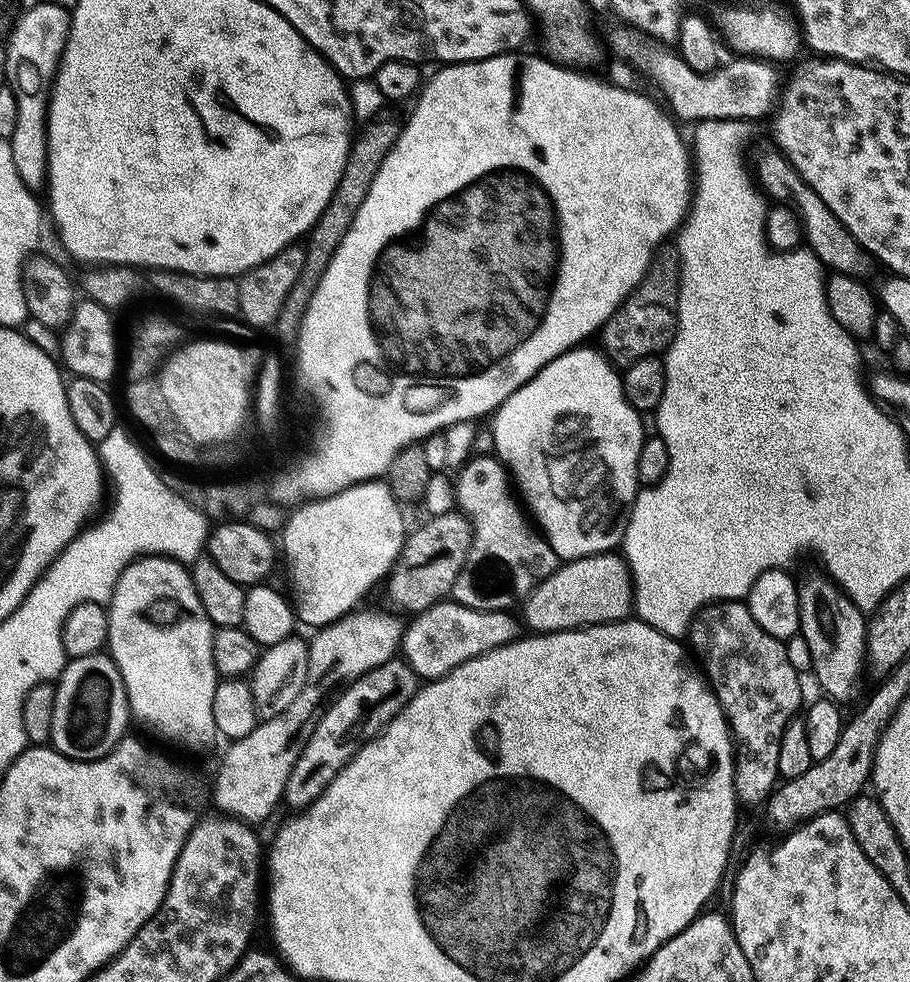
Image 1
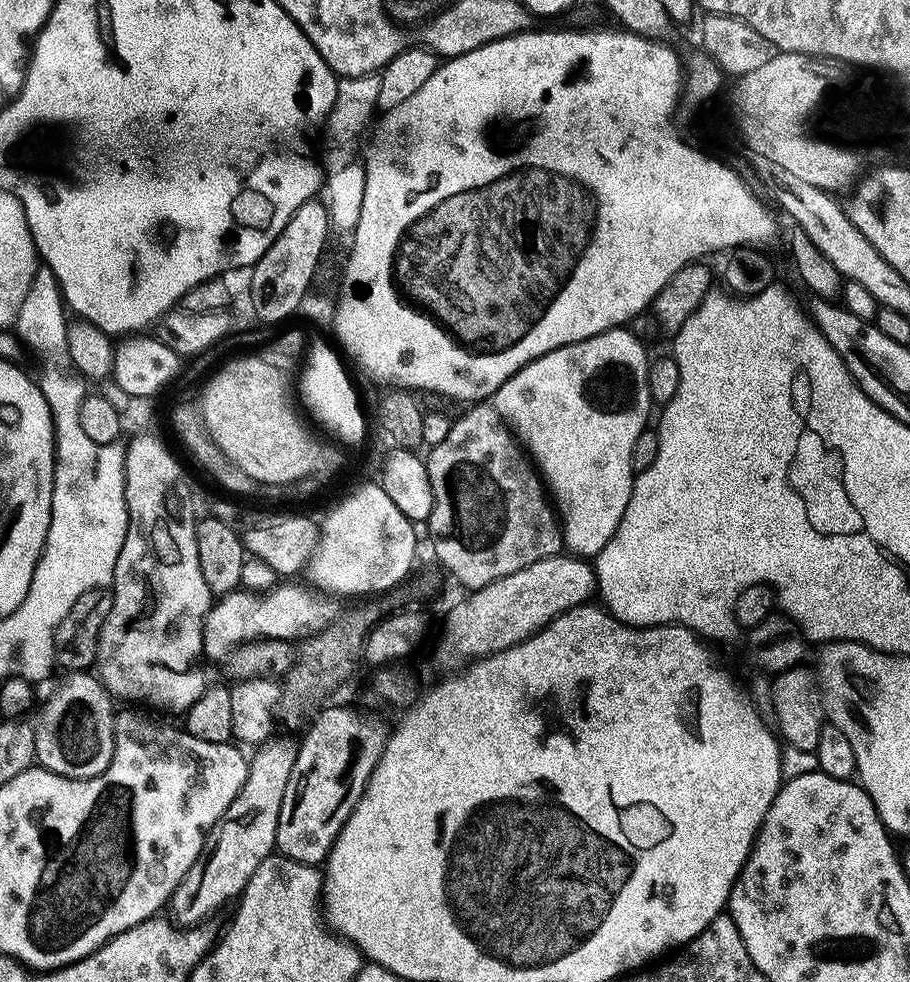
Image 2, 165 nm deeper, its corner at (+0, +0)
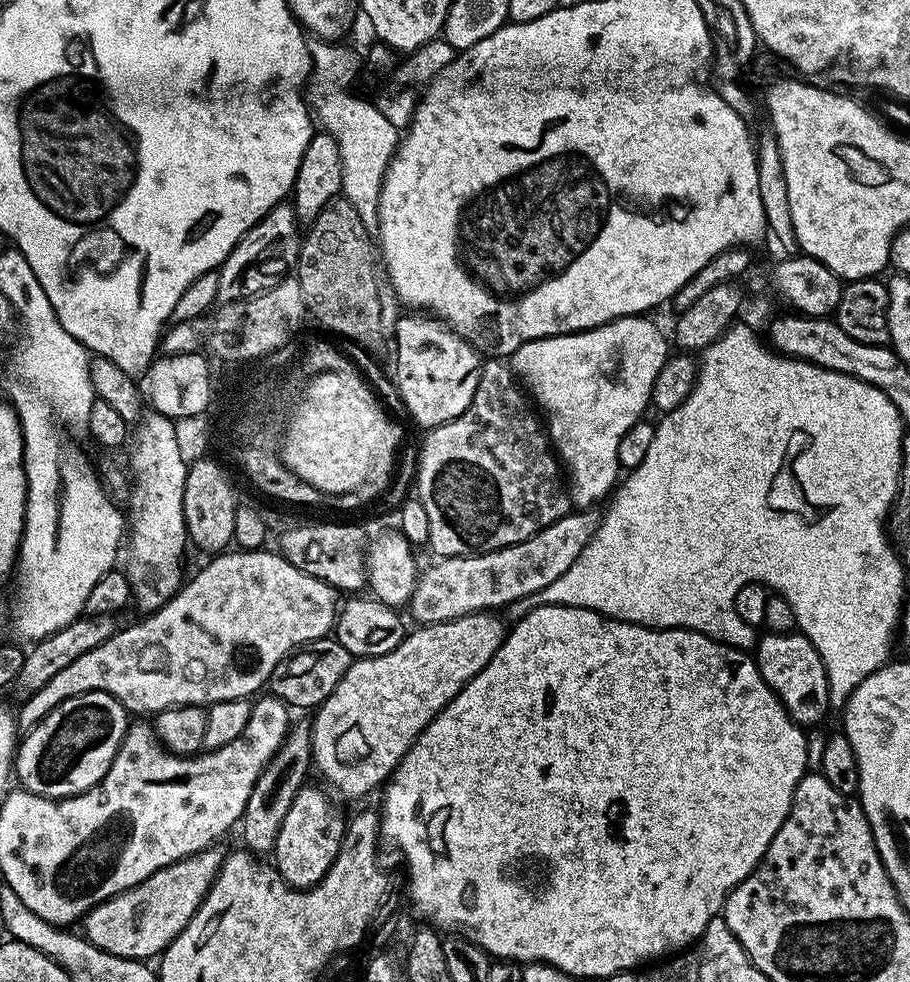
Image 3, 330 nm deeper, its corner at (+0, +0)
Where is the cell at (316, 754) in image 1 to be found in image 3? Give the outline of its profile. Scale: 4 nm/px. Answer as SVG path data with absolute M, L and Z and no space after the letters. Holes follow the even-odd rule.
M300 788L294 802L290 802L290 810L286 810L286 818L280 823L274 867L291 888L313 888L330 870L344 837L346 816L332 805L331 798L323 792L325 789L320 788Z

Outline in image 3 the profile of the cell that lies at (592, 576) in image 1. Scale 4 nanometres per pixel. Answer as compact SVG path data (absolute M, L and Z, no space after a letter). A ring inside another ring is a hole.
M485 610L482 612L471 612L462 618L454 618L441 624L425 624L417 627L415 629L417 632L409 631L405 635L404 641L398 646L394 646L394 650L390 650L390 654L353 659L350 670L346 670L342 682L338 682L338 686L334 686L330 698L326 698L321 702L320 707L315 709L313 716L316 717L311 717L310 720L312 726L312 763L315 771L316 769L320 771L321 778L325 780L323 783L325 785L333 784L344 796L364 796L371 788L377 787L376 789L379 789L391 776L392 771L398 767L402 757L407 754L412 743L418 738L418 734L422 734L424 727L460 693L462 686L466 682L473 680L488 665L490 658L494 658L494 654L500 648L500 645L503 644L506 635L506 624L504 628L503 622L496 616L499 615L495 611Z

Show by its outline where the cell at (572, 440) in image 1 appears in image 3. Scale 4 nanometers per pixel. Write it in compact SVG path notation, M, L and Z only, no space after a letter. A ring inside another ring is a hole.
M644 314L624 316L621 320L587 328L584 332L568 332L565 336L544 336L540 340L531 340L518 346L518 350L510 357L512 371L522 381L523 387L530 393L539 411L546 417L548 438L561 465L566 469L570 500L577 509L599 505L599 500L604 495L607 497L617 487L622 476L618 462L618 445L622 443L622 434L626 434L630 426L641 420L647 413L644 411L649 411L654 378L658 378L658 370L662 370L662 366L668 361L669 337L667 340L663 330L648 319L652 318Z

